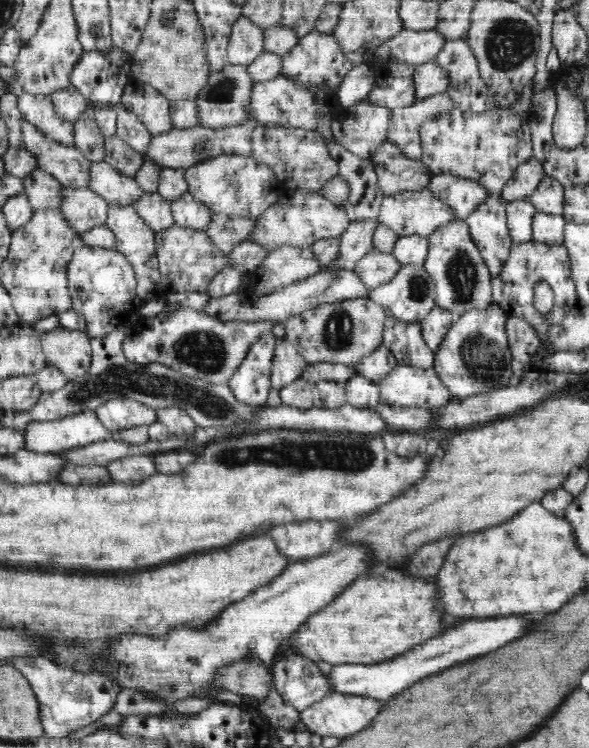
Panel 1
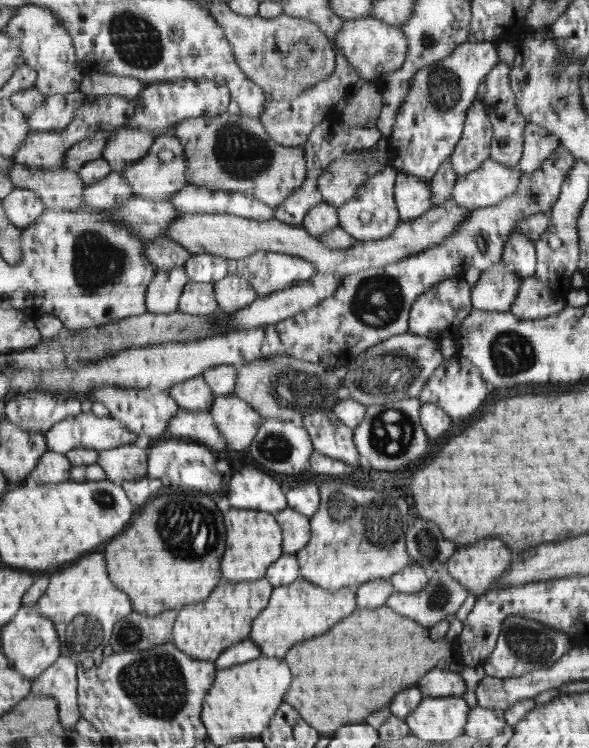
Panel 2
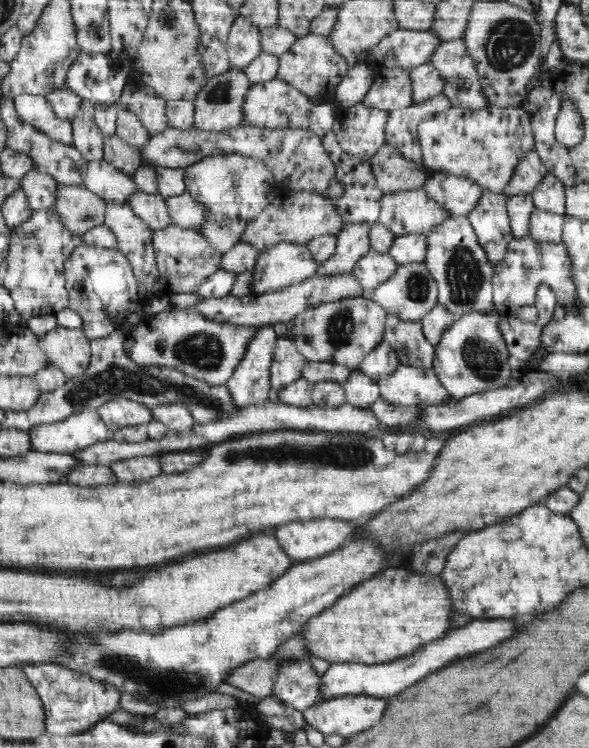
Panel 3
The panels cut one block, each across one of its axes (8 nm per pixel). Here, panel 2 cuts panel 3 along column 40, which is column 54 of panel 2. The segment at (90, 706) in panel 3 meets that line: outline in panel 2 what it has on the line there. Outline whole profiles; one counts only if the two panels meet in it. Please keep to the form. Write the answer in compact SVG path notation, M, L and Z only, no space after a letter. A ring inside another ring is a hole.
M62 654L56 664L31 680L31 694L45 694L58 700L64 729L76 726L81 717L77 702L77 670L76 656Z

